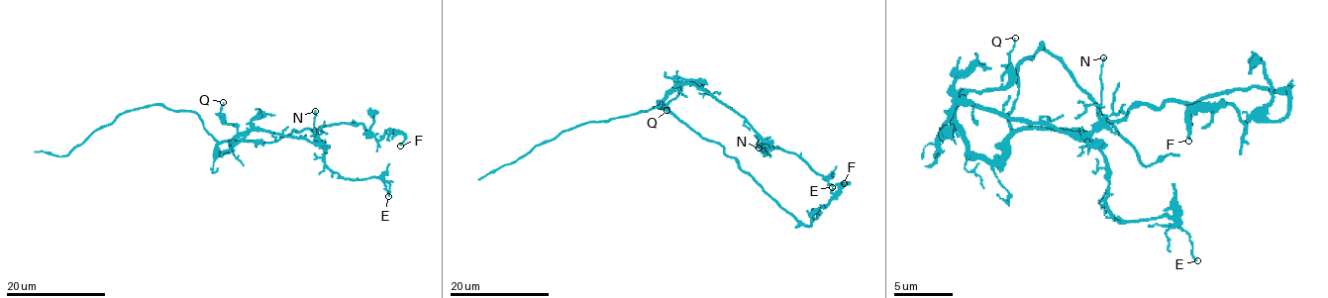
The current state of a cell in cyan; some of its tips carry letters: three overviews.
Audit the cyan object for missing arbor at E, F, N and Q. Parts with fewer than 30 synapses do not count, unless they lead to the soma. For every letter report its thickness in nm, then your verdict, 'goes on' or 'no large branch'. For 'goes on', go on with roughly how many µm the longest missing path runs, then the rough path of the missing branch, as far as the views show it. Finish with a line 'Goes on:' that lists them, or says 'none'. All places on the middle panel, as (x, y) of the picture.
E: 120 nm thick; no large branch
F: 180 nm thick; no large branch
N: 120 nm thick; no large branch
Q: 100 nm thick; no large branch
Goes on: none

